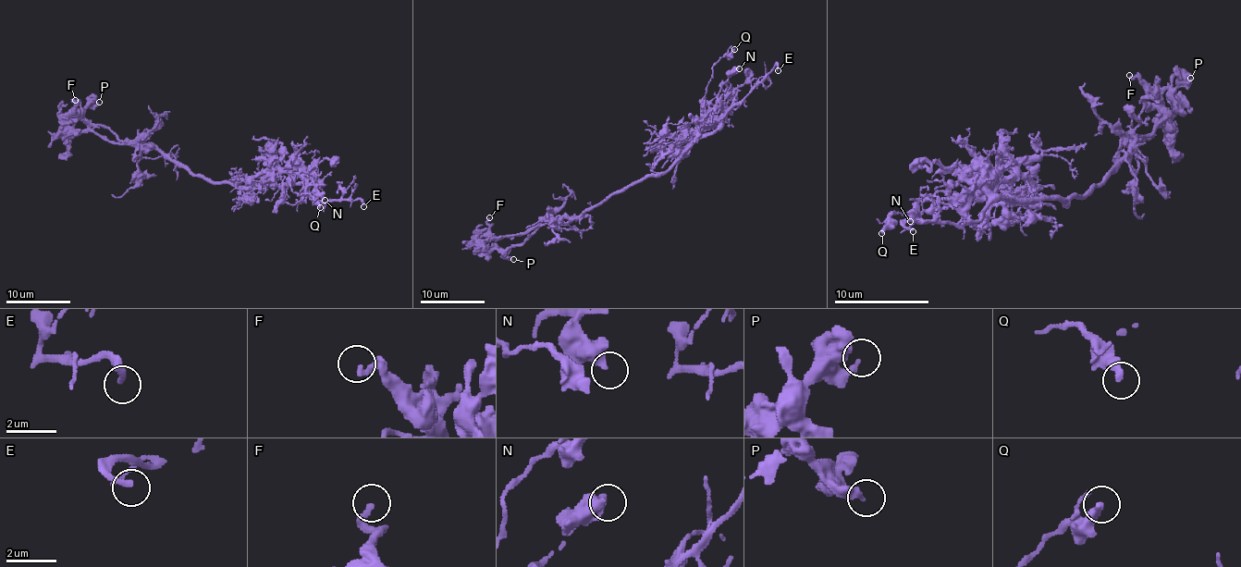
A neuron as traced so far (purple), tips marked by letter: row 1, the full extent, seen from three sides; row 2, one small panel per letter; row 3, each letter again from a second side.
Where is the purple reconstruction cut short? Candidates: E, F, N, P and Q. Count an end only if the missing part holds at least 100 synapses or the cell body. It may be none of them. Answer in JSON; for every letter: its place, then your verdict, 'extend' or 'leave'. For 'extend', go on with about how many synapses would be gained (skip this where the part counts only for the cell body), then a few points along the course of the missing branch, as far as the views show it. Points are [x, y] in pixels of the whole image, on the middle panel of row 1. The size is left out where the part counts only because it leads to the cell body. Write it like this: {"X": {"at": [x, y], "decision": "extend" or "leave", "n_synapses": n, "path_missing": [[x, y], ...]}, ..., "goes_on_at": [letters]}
{"E": {"at": [778, 70], "decision": "extend", "path_missing": [[778, 70], [769, 91], [767, 114], [769, 158], [776, 165], [773, 166]]}, "F": {"at": [489, 217], "decision": "leave"}, "N": {"at": [739, 68], "decision": "leave"}, "P": {"at": [513, 259], "decision": "leave"}, "Q": {"at": [734, 49], "decision": "leave"}, "goes_on_at": ["E"]}

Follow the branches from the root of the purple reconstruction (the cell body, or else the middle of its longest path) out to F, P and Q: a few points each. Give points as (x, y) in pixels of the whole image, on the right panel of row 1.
F: (1089, 191), (1138, 139), (1148, 137), (1162, 117), (1160, 101), (1138, 78), (1129, 75)
P: (1089, 191), (1129, 154), (1129, 148), (1138, 139), (1143, 139), (1176, 106), (1173, 92), (1184, 87), (1190, 78)
Q: (1089, 191), (1068, 200), (988, 203), (983, 198), (952, 198), (936, 210), (913, 216), (893, 212), (881, 233)

